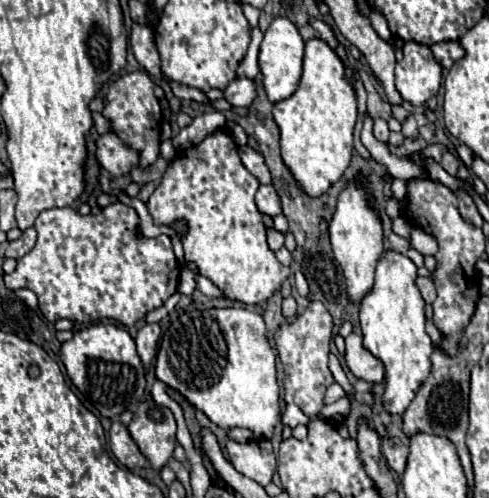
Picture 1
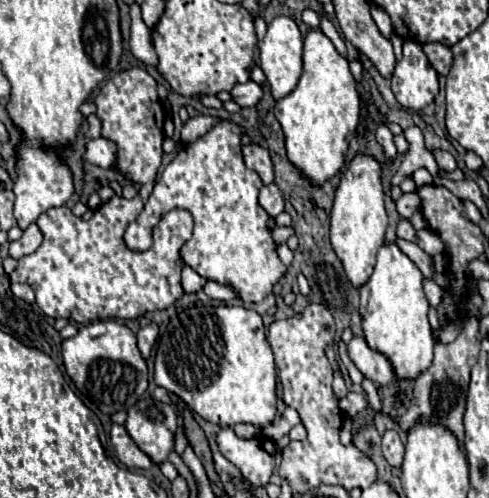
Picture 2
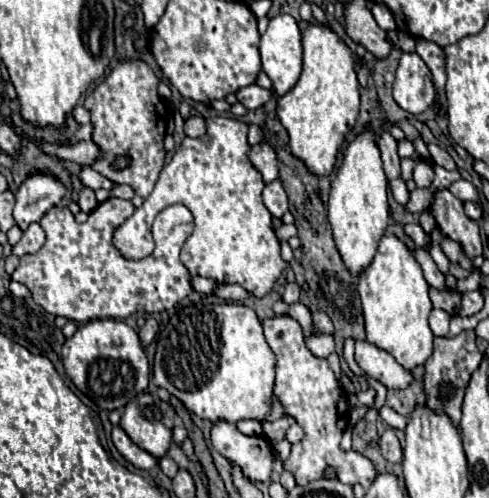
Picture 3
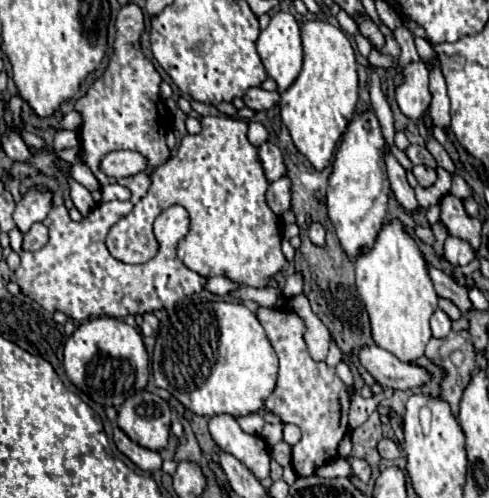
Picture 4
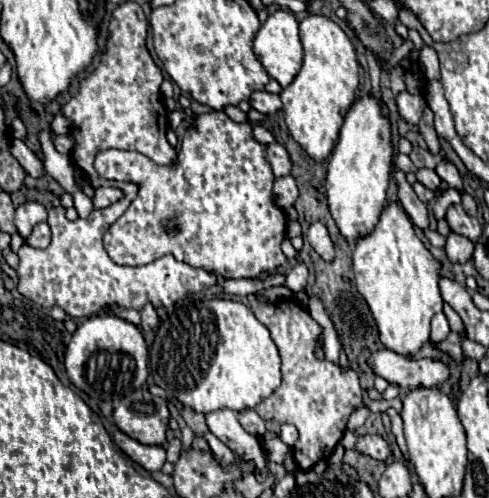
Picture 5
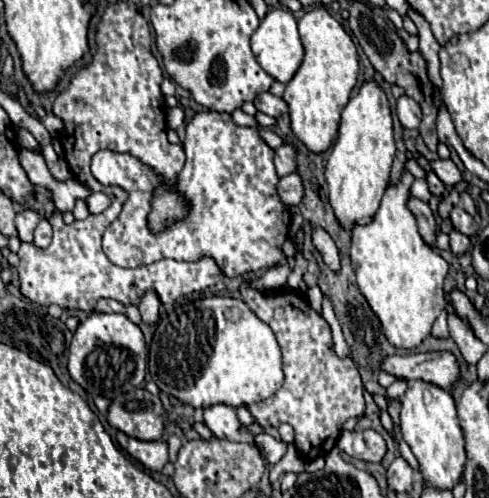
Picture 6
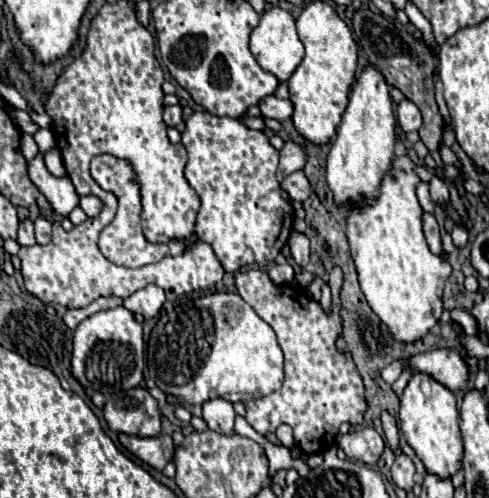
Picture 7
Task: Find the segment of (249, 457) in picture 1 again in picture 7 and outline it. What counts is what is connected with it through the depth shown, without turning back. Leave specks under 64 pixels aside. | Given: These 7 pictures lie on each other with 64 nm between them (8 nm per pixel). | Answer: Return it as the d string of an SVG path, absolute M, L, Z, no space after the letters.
M214 398L214 400L204 402L202 418L206 420L210 430L216 430L220 434L230 434L234 428L236 412L232 408L232 402L228 402L224 398Z

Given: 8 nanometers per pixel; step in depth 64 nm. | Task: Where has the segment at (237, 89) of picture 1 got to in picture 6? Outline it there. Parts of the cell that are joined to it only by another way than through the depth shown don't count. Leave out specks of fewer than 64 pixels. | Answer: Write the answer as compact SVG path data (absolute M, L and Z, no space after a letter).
M270 92L260 94L254 100L254 106L256 106L258 112L264 112L264 114L268 114L272 118L280 118L280 116L284 116L288 112L288 104L282 98L278 98L278 96L270 94Z

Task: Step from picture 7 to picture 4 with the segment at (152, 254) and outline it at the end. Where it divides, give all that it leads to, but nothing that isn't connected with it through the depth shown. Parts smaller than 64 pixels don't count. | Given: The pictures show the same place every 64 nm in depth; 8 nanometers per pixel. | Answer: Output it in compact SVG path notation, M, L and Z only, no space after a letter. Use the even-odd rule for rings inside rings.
M204 116L200 118L202 132L192 136L186 134L180 142L180 148L176 154L164 162L162 166L154 168L150 174L150 188L146 196L140 198L138 204L134 204L132 212L118 220L106 238L106 246L110 254L124 262L124 264L144 264L154 258L158 252L158 242L154 238L152 224L154 220L170 206L178 204L188 210L190 214L190 232L178 242L178 258L194 272L202 276L228 276L234 282L242 282L244 286L264 288L268 278L272 278L276 272L282 270L286 264L286 258L280 250L282 234L280 234L280 220L272 212L272 208L266 204L266 190L270 186L268 178L264 176L264 168L260 168L260 158L256 156L256 146L250 144L246 132L248 124L244 120L234 120L230 116ZM114 150L100 160L100 168L106 176L112 178L124 178L124 176L136 176L138 172L148 168L148 160L140 152L126 152L126 150Z

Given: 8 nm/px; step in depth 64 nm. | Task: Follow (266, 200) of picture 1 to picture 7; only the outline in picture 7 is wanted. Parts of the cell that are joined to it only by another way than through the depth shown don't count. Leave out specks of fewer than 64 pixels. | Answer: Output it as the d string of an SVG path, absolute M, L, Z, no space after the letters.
M302 170L286 176L282 182L282 188L290 194L292 200L298 200L298 202L304 202L310 196L310 182Z

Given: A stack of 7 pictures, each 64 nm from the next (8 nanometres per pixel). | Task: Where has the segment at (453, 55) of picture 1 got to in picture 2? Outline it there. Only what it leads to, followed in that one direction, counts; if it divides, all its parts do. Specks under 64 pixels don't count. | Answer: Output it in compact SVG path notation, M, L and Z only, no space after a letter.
M424 44L424 54L428 58L428 62L432 64L432 68L436 68L438 76L448 76L450 64L452 64L452 52L448 46L444 44Z

